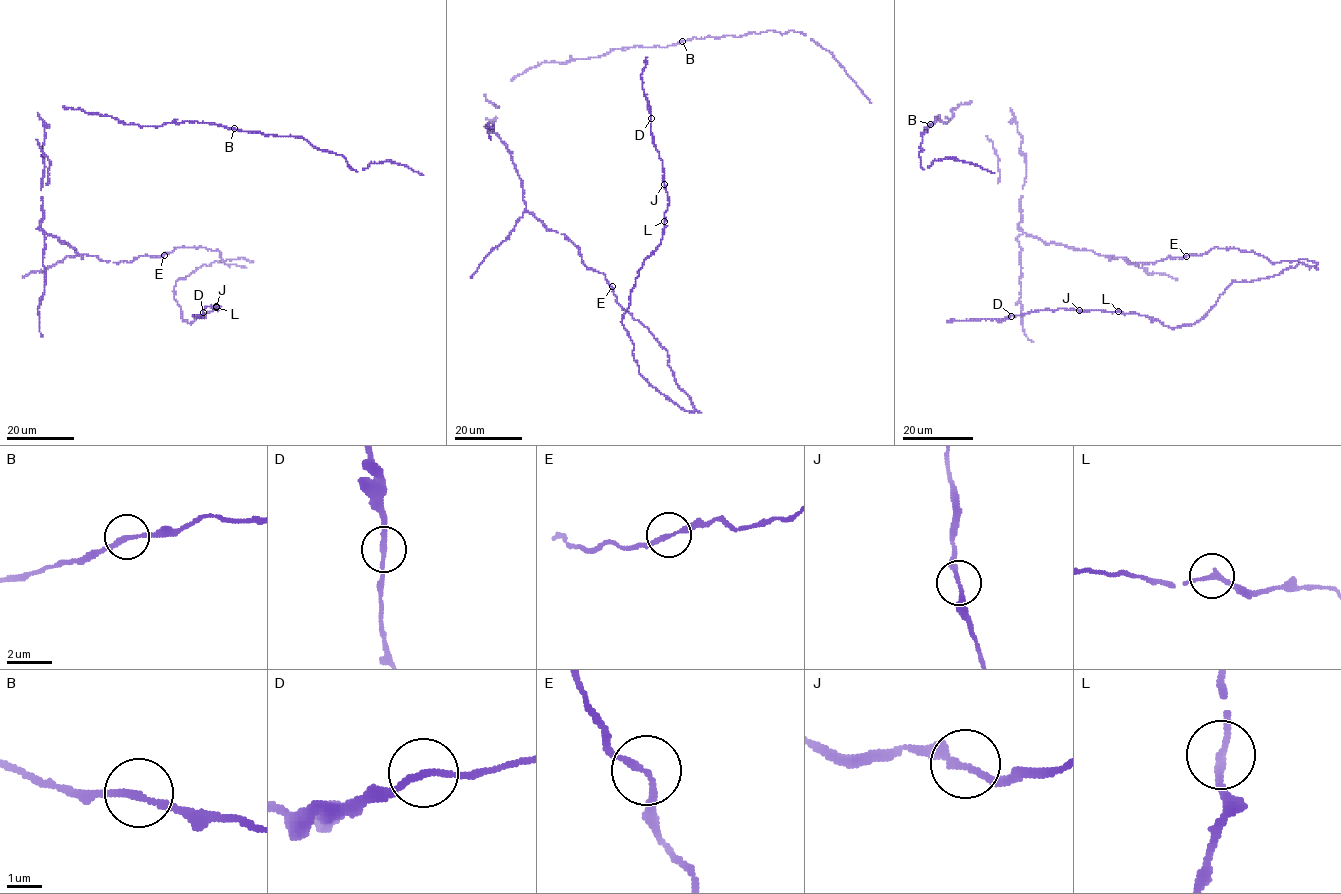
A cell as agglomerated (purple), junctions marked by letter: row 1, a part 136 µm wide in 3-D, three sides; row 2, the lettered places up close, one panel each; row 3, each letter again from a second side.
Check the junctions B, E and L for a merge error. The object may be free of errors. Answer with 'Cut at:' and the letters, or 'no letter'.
Cut at: no letter

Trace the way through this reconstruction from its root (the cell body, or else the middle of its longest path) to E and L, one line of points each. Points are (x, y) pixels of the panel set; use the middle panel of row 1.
E: (541, 222), (547, 229), (563, 234), (575, 244), (583, 263), (602, 273), (612, 287)
L: (541, 222), (579, 248), (667, 351), (676, 384), (698, 411), (642, 376), (621, 322), (664, 221)

